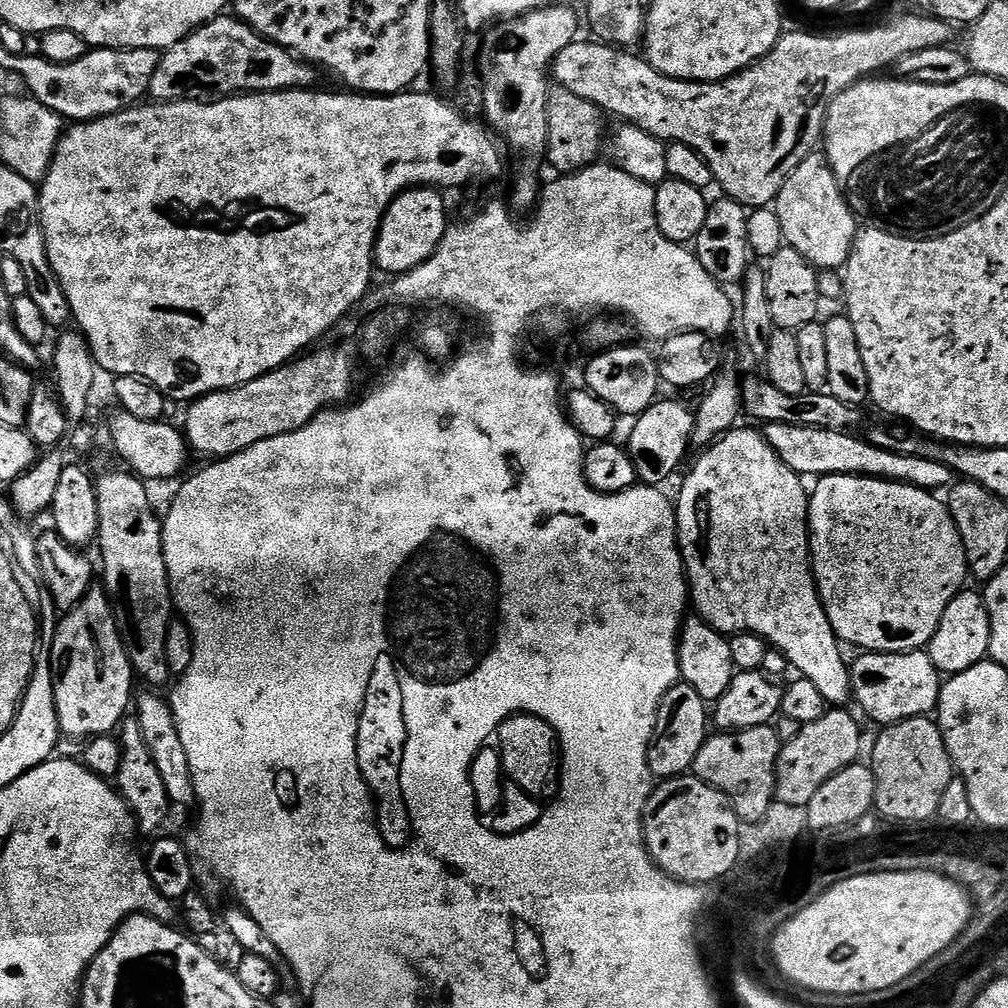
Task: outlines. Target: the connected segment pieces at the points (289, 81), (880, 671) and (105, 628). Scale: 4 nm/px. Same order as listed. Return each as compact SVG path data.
M224 14L208 24L200 25L195 32L191 32L182 42L178 42L161 55L158 70L154 70L154 78L148 87L148 96L153 101L169 104L189 97L227 98L253 92L308 90L315 85L312 83L316 80L317 69L313 65L301 60L299 56L293 56L273 40L267 40L243 20L229 16Z
M927 651L864 652L851 665L852 693L860 708L880 726L896 724L915 716L928 716L940 703L942 673L934 666Z
M89 590L83 600L71 612L61 615L60 625L52 636L52 681L50 687L54 694L56 713L61 733L68 736L88 736L95 738L119 729L120 721L125 719L127 710L134 700L132 663L128 661L128 648L125 637L118 627L113 605L107 591Z

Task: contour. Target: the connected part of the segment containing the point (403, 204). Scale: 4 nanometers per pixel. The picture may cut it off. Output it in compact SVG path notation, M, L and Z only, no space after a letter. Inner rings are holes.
M431 186L409 188L386 210L380 223L380 233L376 235L374 264L377 269L389 272L389 277L403 276L405 272L422 266L438 250L446 234L450 217L444 205L443 191Z

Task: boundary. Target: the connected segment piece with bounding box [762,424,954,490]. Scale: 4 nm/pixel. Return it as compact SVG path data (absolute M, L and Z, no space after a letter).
M764 424L764 441L802 478L822 476L873 476L876 480L893 480L895 484L909 484L929 490L947 489L953 483L954 473L942 462L930 458L911 456L901 452L882 450L863 435L852 436L851 431L822 430L814 426L790 426L789 424Z

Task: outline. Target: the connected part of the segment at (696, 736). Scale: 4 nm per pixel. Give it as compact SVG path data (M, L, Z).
M678 683L664 696L660 713L656 719L656 735L652 737L652 746L648 749L648 765L653 777L671 778L683 776L691 769L698 750L702 750L710 735L710 708L700 697L694 686Z

